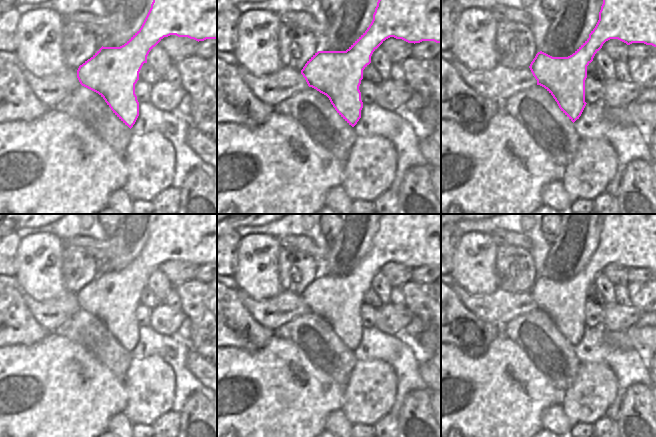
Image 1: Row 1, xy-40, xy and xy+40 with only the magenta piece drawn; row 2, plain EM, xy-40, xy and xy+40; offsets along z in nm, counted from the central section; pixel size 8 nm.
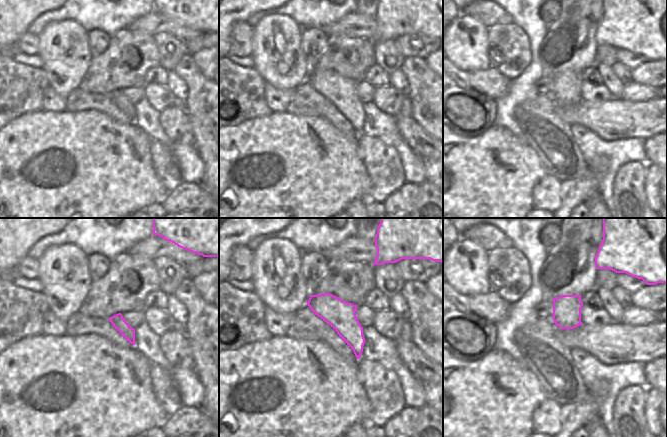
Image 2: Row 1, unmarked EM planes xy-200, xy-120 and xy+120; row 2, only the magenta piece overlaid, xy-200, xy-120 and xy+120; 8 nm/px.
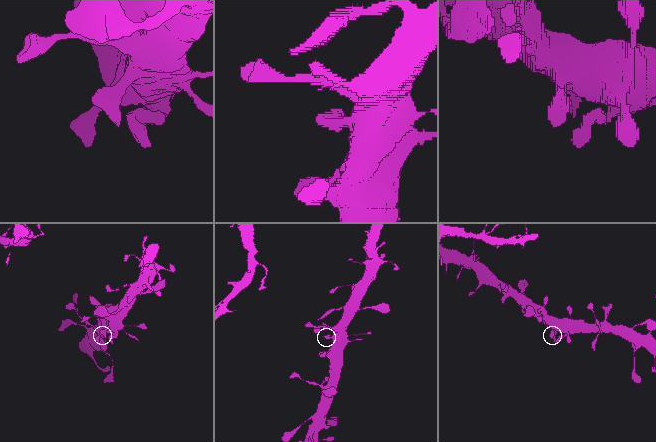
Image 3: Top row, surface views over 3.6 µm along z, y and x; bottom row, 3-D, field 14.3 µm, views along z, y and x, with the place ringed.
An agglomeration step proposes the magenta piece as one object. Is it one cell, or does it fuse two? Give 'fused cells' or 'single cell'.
single cell

